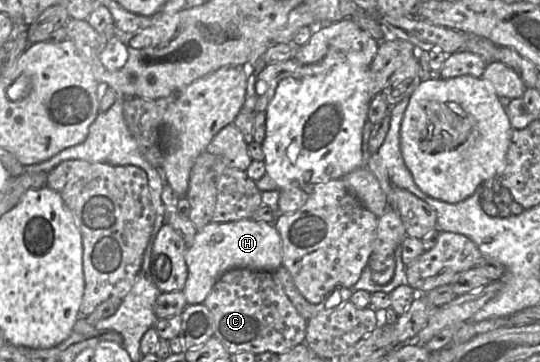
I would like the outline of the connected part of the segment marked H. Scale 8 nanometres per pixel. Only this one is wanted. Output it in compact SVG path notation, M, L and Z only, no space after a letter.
M243 219L225 223L210 222L197 231L186 252L188 277L182 290L187 304L203 304L218 278L234 268L276 271L282 267L281 238L274 224Z

